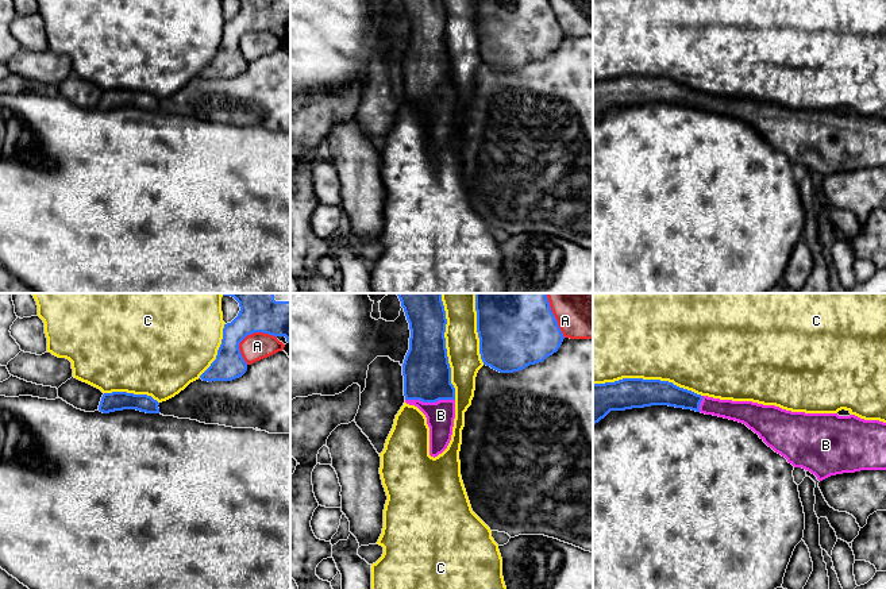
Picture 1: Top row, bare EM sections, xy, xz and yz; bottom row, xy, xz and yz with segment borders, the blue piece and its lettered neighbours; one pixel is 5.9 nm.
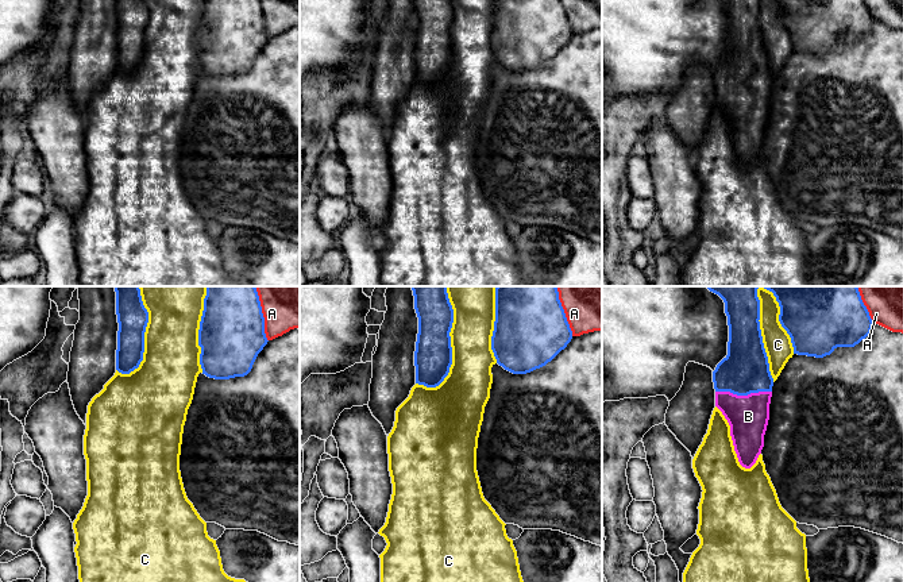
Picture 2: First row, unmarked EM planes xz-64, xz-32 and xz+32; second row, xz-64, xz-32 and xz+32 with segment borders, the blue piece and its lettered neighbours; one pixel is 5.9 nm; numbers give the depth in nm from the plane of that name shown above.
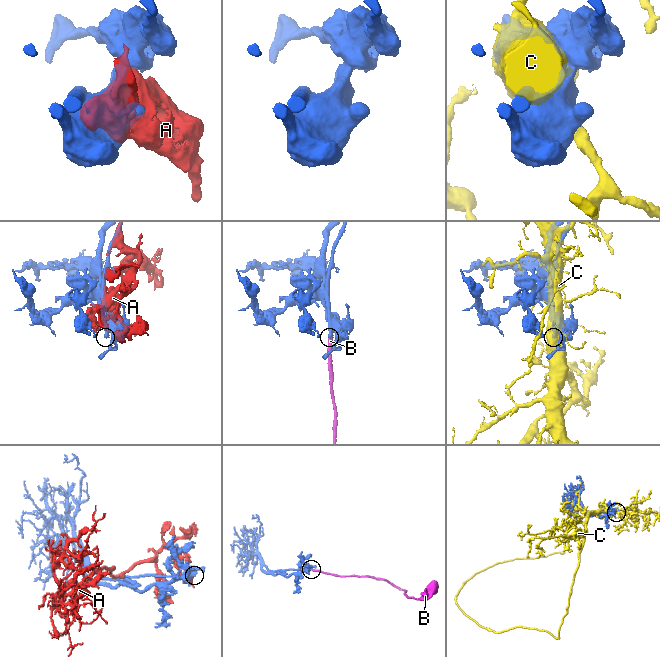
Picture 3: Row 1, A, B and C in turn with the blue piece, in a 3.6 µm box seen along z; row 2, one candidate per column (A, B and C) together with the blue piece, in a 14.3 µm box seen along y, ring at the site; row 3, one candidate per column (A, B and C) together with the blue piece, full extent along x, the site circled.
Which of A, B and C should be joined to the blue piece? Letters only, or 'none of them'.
B

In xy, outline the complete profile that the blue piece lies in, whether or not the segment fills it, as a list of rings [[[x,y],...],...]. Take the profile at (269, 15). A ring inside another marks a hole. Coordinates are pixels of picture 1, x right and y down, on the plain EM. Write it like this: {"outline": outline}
{"outline": [[[239,0],[238,14],[224,22],[216,57],[200,73],[203,78],[232,78],[247,68],[239,41],[254,30],[285,34],[290,39],[290,0]]]}

